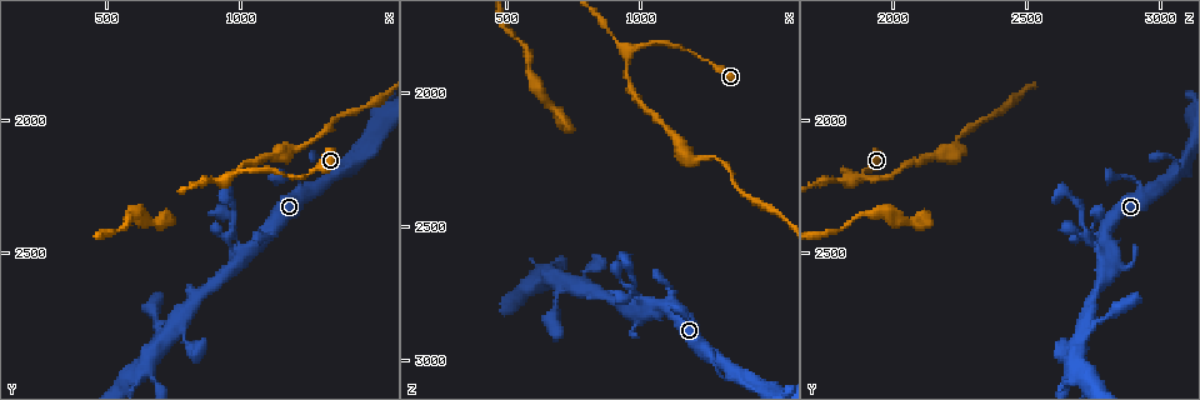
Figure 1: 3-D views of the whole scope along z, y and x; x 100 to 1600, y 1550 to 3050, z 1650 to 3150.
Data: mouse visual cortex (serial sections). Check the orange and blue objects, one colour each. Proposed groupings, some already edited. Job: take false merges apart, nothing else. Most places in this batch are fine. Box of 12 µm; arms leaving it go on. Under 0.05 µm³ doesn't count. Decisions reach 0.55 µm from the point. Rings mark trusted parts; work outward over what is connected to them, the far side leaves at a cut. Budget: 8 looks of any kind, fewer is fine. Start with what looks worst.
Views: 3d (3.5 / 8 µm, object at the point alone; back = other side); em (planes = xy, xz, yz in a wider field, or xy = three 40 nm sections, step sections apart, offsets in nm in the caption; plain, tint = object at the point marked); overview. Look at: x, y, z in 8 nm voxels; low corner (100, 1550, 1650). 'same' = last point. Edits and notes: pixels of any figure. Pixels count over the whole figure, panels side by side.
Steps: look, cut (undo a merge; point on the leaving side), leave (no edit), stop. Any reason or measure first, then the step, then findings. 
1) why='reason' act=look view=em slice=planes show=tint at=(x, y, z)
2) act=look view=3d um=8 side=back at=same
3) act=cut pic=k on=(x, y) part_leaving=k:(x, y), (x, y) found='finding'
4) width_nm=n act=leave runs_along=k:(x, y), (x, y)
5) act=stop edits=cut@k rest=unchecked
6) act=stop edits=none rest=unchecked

why='arms part here' act=look view=3d um=8 side=back at=(970, 2440, 2740)

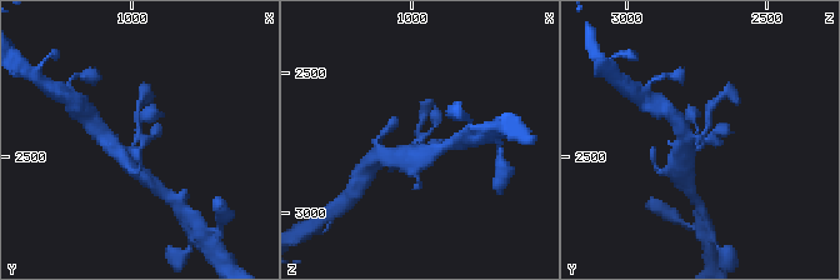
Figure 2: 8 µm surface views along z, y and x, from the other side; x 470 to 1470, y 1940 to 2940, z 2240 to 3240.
act=look view=em slice=planes show=tint at=(950, 2450, 2730)

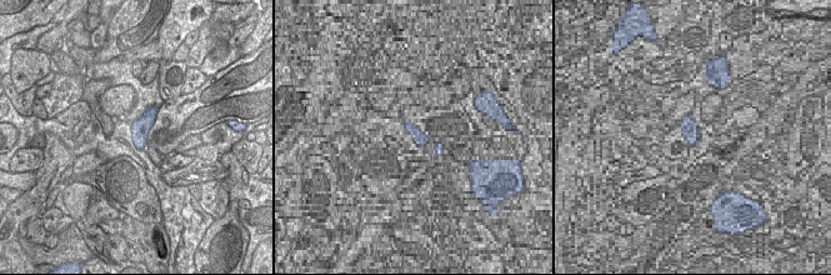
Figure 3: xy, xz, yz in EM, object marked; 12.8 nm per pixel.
act=leave found='one cell here'

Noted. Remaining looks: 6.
why='four or more arms meet' act=look view=3d um=3.5 at=(740, 2780, 2720)

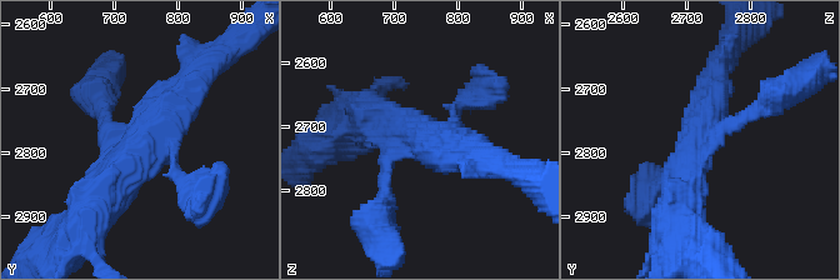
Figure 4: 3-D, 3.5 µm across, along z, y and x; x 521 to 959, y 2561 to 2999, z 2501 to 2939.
arms=4 arm_widths_nm=150,150,300,450 why='shape alone is not enough' act=look view=em slice=xy step=5 show=tint at=(745, 2775, 2720)

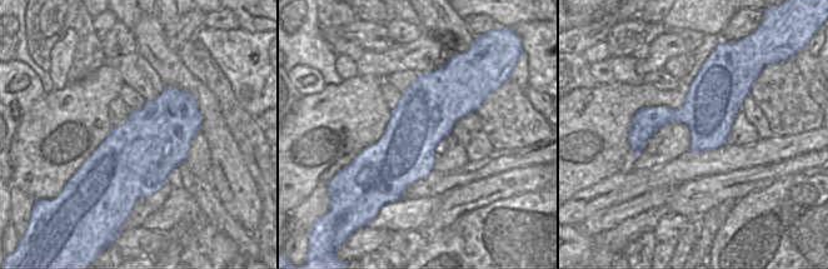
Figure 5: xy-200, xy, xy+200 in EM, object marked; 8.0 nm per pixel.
act=leave runs_along=4:(200, 76), (158, 110), (96, 199) found='all the same cell'

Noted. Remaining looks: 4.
why='sudden change in width' act=look view=3d um=3.5 at=(1250, 2200, 1880)

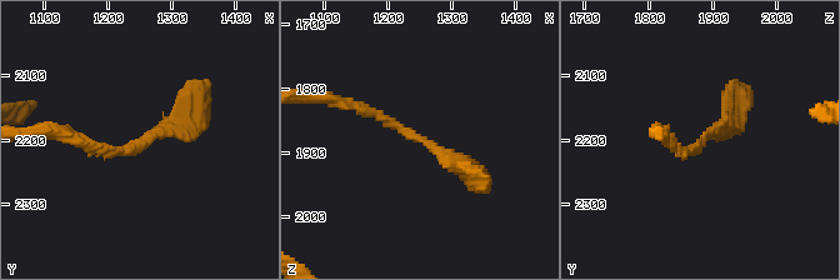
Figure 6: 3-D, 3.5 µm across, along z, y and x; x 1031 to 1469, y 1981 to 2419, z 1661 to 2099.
arm_widths_nm=150,250 why='shape alone is not enough' act=look view=em slice=xy step=2 show=tint at=(1245, 2210, 1880)

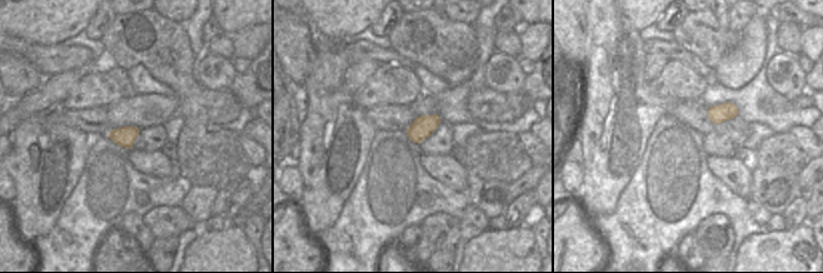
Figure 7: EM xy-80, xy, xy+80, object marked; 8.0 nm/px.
width_nm=180 act=leave runs_along=6:(476, 176), (380, 115), (346, 103) found='continuous, no second cell'

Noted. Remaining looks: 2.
act=stop edits=none rest=unchecked

